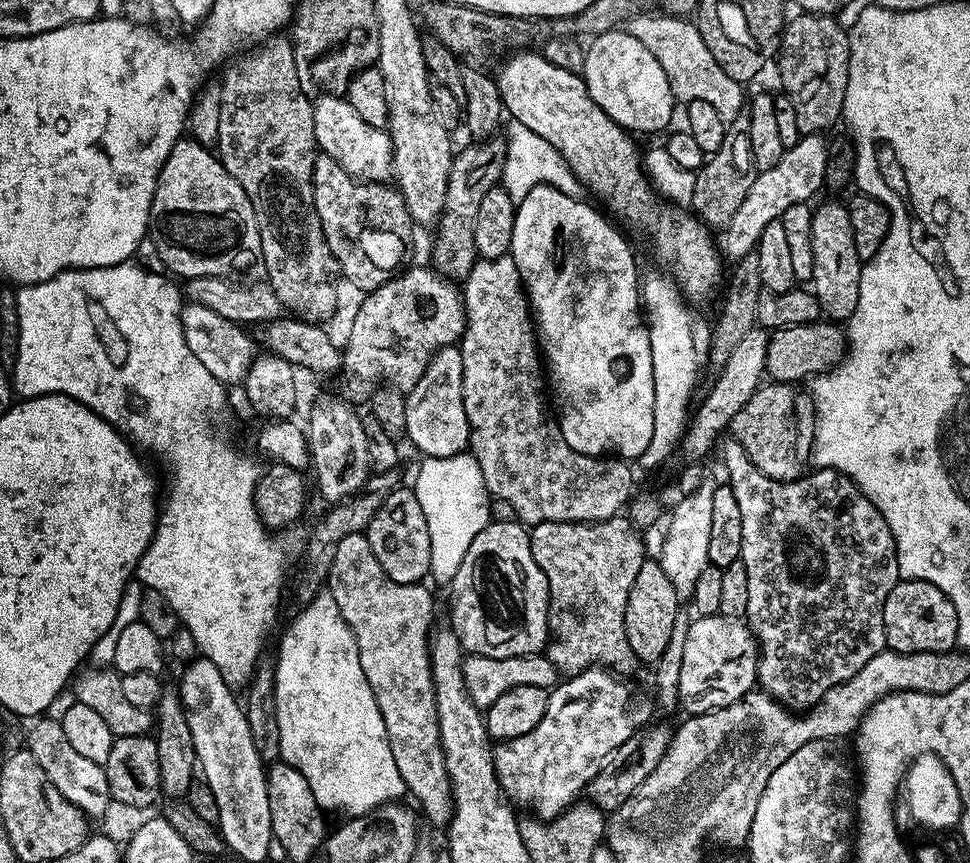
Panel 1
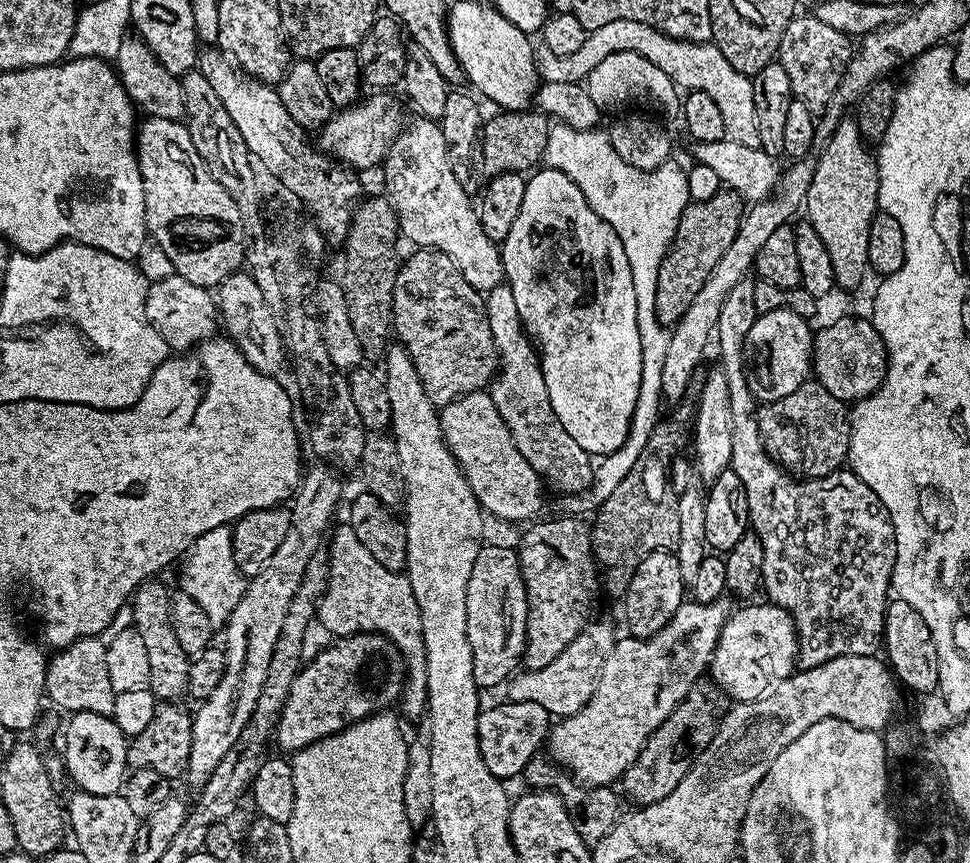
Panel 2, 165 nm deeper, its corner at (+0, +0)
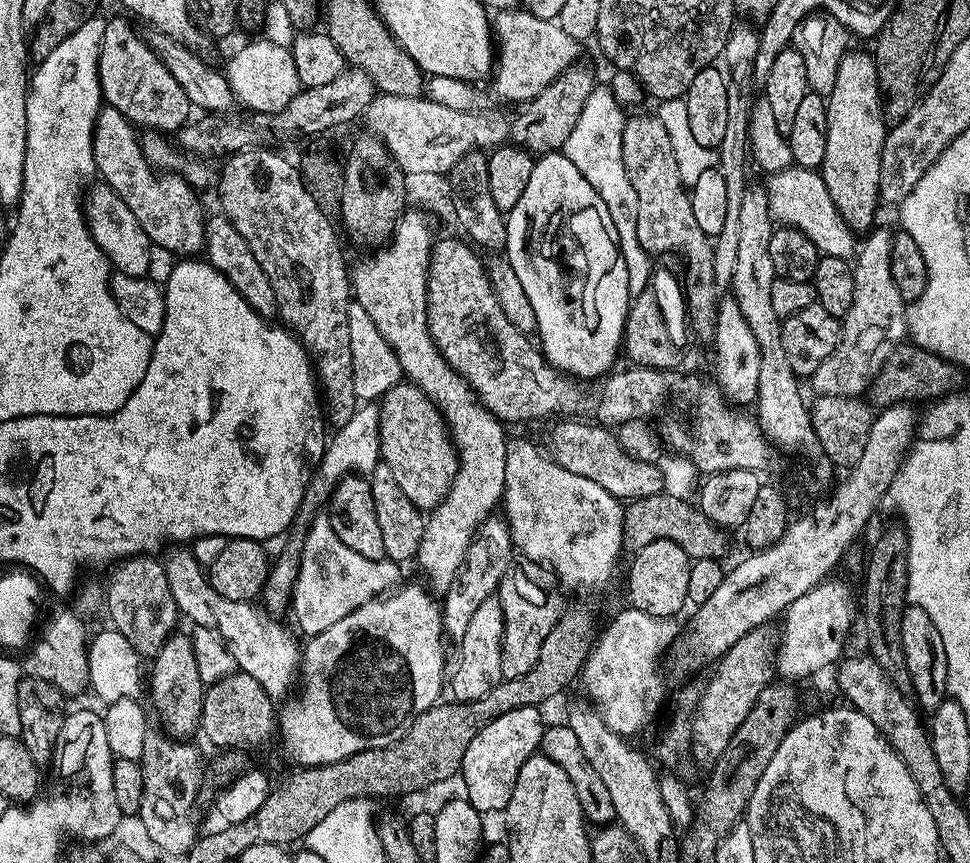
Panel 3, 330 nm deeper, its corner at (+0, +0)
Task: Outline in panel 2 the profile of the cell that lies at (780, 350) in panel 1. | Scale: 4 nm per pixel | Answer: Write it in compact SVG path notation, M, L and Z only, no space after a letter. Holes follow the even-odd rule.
M842 316L813 335L813 373L817 383L847 404L870 397L888 372L888 351L881 335L867 317Z

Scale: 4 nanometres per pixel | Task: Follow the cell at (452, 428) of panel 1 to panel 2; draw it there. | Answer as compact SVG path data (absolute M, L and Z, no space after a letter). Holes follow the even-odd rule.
M481 390L460 396L439 409L439 413L448 449L460 464L466 482L470 482L485 513L500 520L535 521L544 508L546 485L534 466L522 458L518 446L514 446L514 438L510 438L510 430L506 422L502 422L498 406L494 406L491 391Z

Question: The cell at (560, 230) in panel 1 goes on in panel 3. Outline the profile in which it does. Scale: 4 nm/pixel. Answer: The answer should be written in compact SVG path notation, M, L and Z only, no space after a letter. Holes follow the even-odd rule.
M563 151L550 152L547 156L541 156L533 163L532 173L530 174L530 183L526 185L526 190L522 193L522 198L514 202L512 209L506 214L507 230L506 238L508 239L506 247L506 259L508 265L518 274L518 282L522 282L522 290L526 290L526 298L530 300L530 307L534 310L536 319L535 335L540 336L538 347L544 353L544 359L564 375L571 378L579 378L584 382L592 382L597 378L604 378L613 371L612 363L619 357L622 352L624 342L624 324L628 320L630 311L630 293L628 290L628 275L626 274L626 262L624 255L620 253L620 243L616 237L616 227L610 218L610 210L606 210L606 202L598 198L594 186L582 178L578 166L570 162L570 158L564 155Z

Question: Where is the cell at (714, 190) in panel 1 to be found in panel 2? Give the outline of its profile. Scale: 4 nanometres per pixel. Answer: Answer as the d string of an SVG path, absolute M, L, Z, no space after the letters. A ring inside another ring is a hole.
M721 190L701 204L689 203L688 209L678 222L678 230L672 239L668 257L662 262L658 272L658 294L656 295L656 313L661 325L673 326L690 309L690 304L702 289L711 271L729 250L731 242L739 234L740 223L746 215L746 201L739 193Z

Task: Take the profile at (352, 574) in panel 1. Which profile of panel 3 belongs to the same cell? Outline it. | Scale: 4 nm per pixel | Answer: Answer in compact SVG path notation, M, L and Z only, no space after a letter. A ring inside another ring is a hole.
M326 514L311 517L309 524L312 525L308 533L302 536L300 565L292 587L290 612L296 615L296 624L305 632L305 637L311 638L346 618L346 614L358 610L363 604L391 593L401 583L402 568L387 558L371 560L350 550L350 546L346 546L342 538L334 534L334 526L330 526L330 518Z

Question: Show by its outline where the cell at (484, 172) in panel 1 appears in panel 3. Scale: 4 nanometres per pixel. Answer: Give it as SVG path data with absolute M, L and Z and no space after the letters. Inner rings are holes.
M580 62L573 64L554 82L550 82L542 94L523 105L524 113L510 124L510 140L515 147L525 148L536 158L563 149L566 138L570 138L570 130L574 130L578 114L582 114L582 106L586 106L586 98L590 98L594 87L591 70L582 65Z

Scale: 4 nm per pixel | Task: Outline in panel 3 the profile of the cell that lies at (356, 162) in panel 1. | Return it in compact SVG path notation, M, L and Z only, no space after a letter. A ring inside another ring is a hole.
M256 40L253 44L242 45L229 58L226 75L235 99L252 112L281 112L302 89L291 47L284 45L283 48L272 40Z

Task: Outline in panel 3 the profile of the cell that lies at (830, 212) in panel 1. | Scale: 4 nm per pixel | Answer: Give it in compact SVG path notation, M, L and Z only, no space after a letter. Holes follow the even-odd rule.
M849 50L838 66L834 90L826 97L826 158L818 170L846 226L855 234L873 231L880 199L880 167L886 135L876 62L871 55Z

